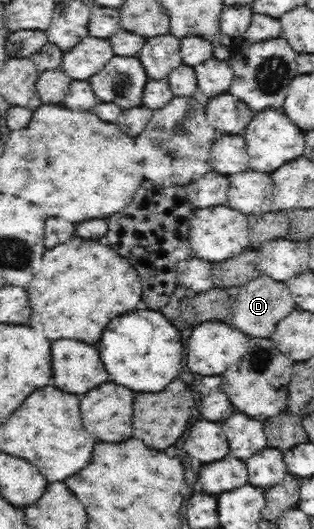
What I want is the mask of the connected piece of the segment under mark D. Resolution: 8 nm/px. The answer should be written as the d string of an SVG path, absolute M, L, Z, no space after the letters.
M260 276L240 287L240 292L232 298L232 326L244 332L248 338L268 338L274 335L278 324L290 316L297 307L287 282L272 280L270 276Z

